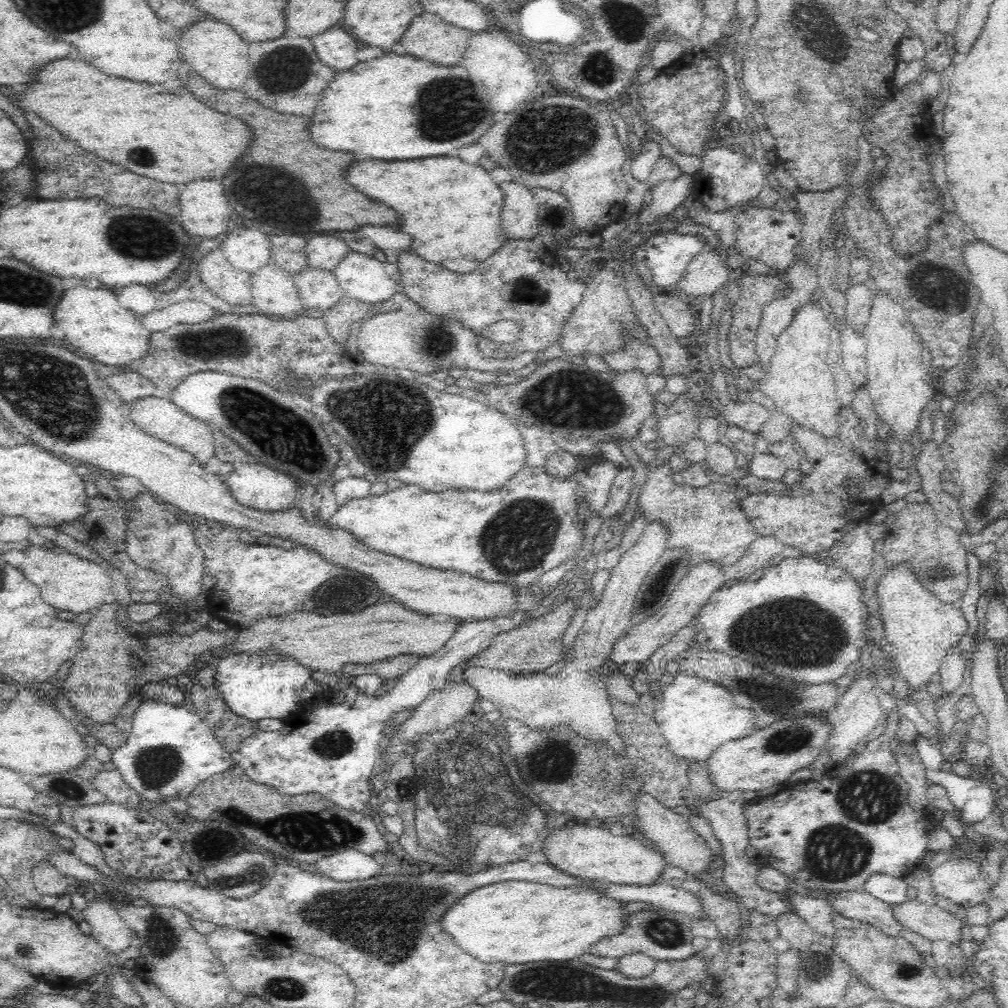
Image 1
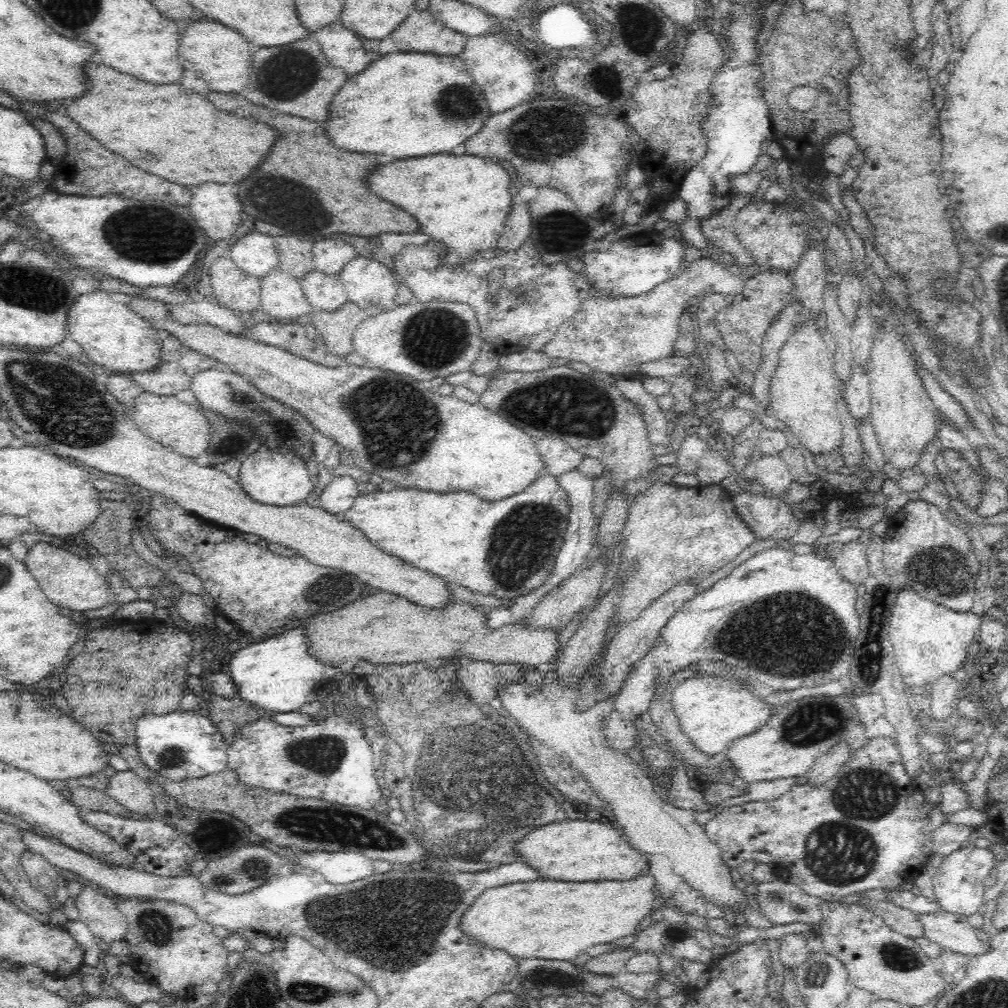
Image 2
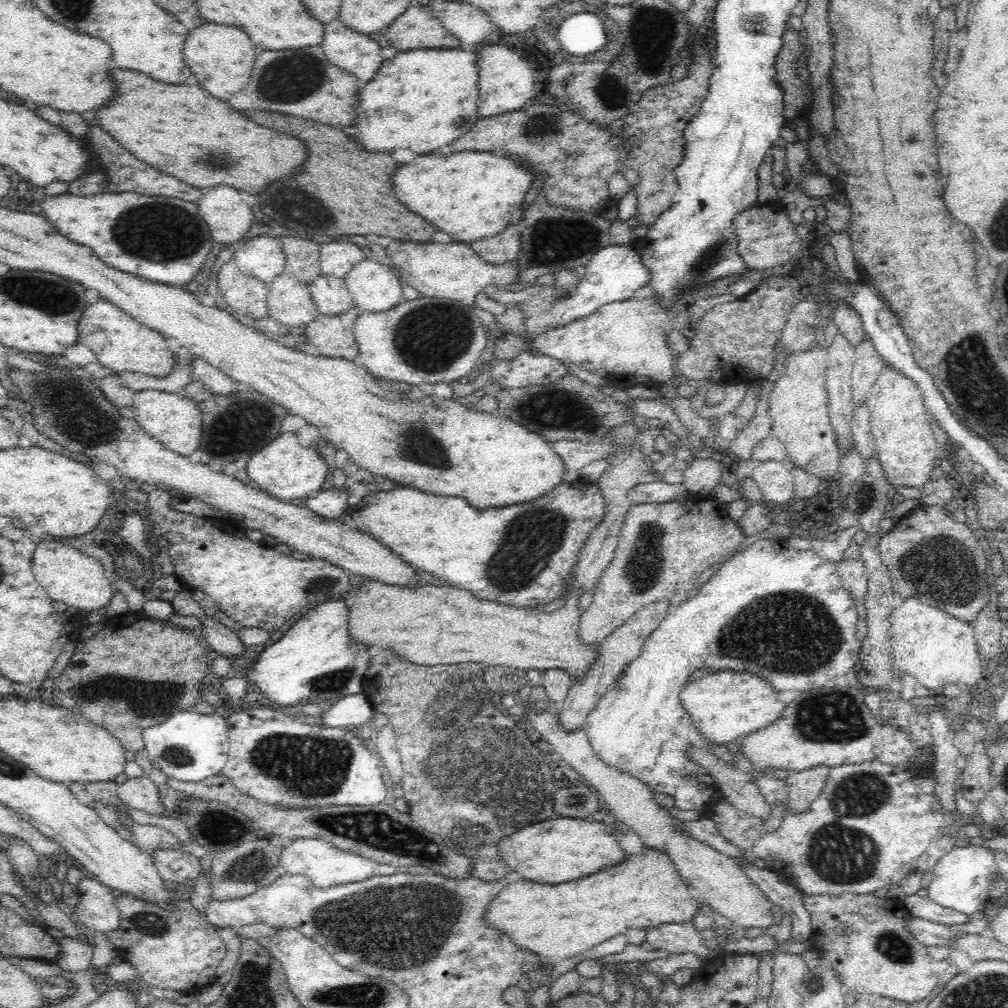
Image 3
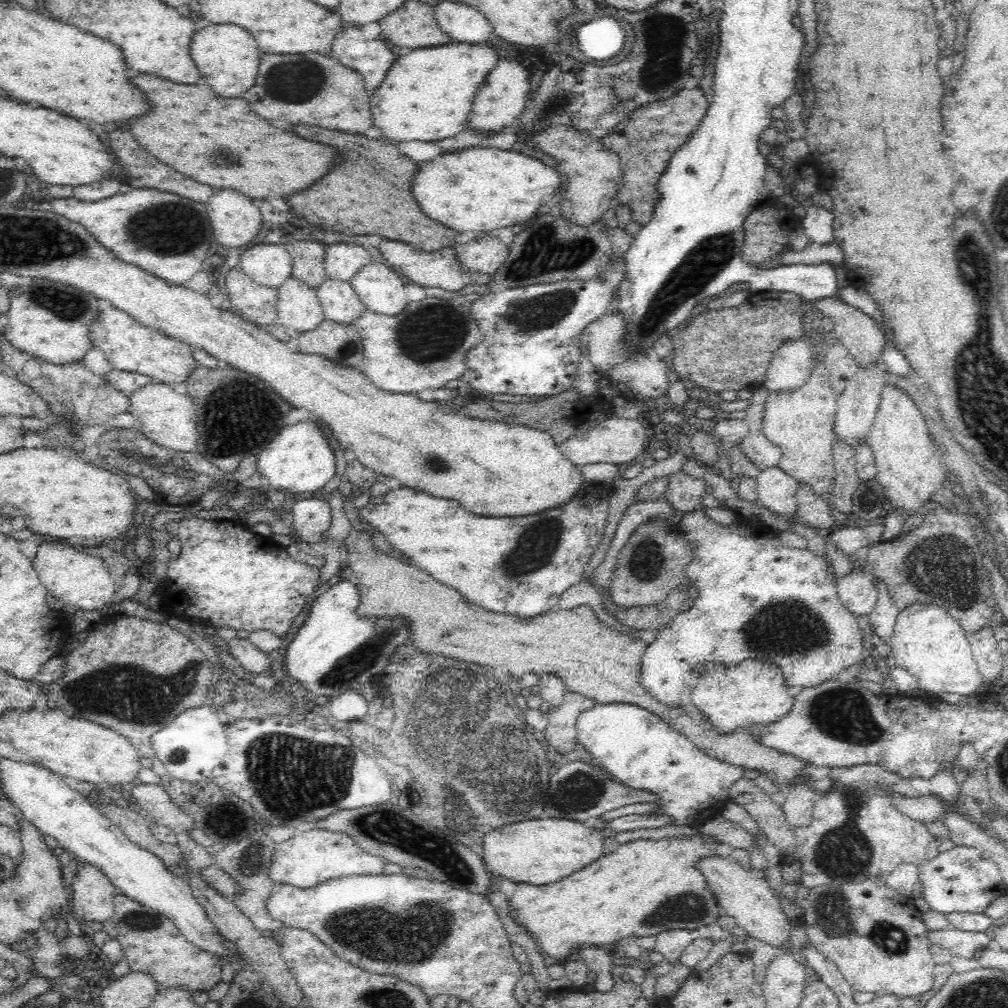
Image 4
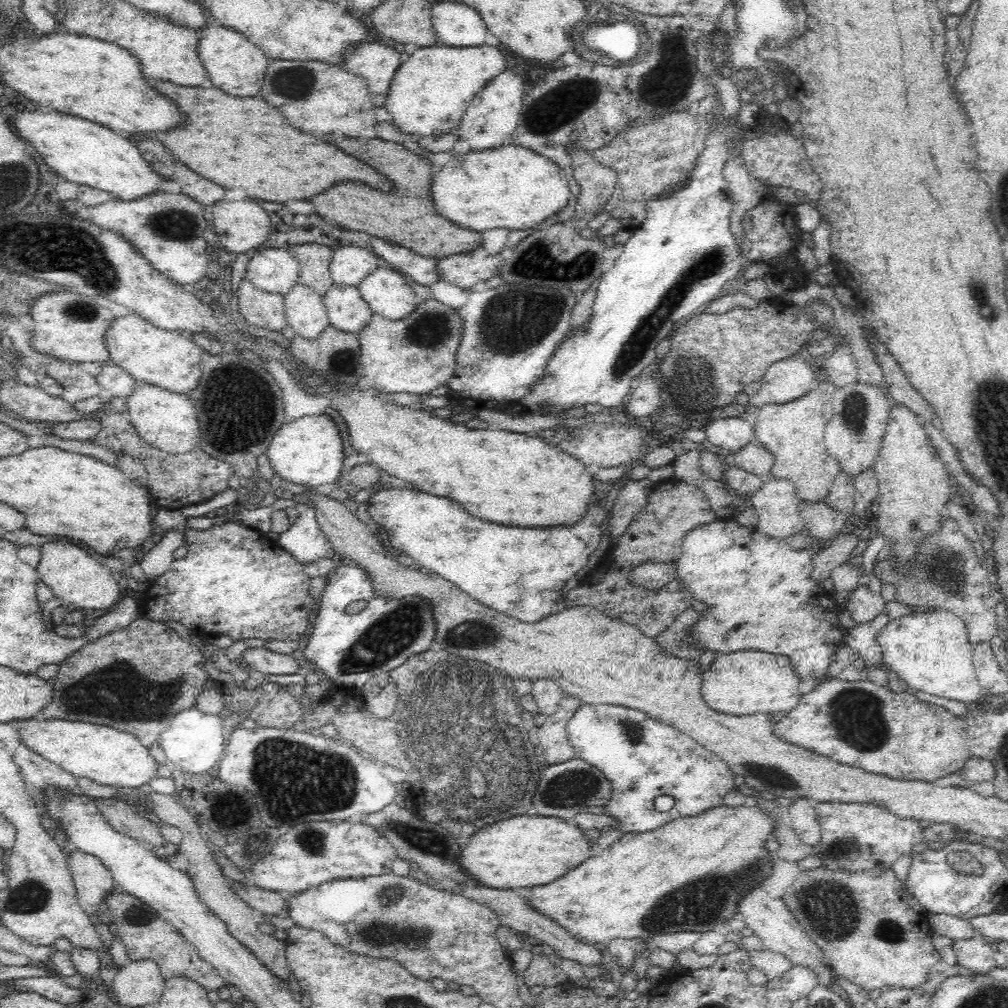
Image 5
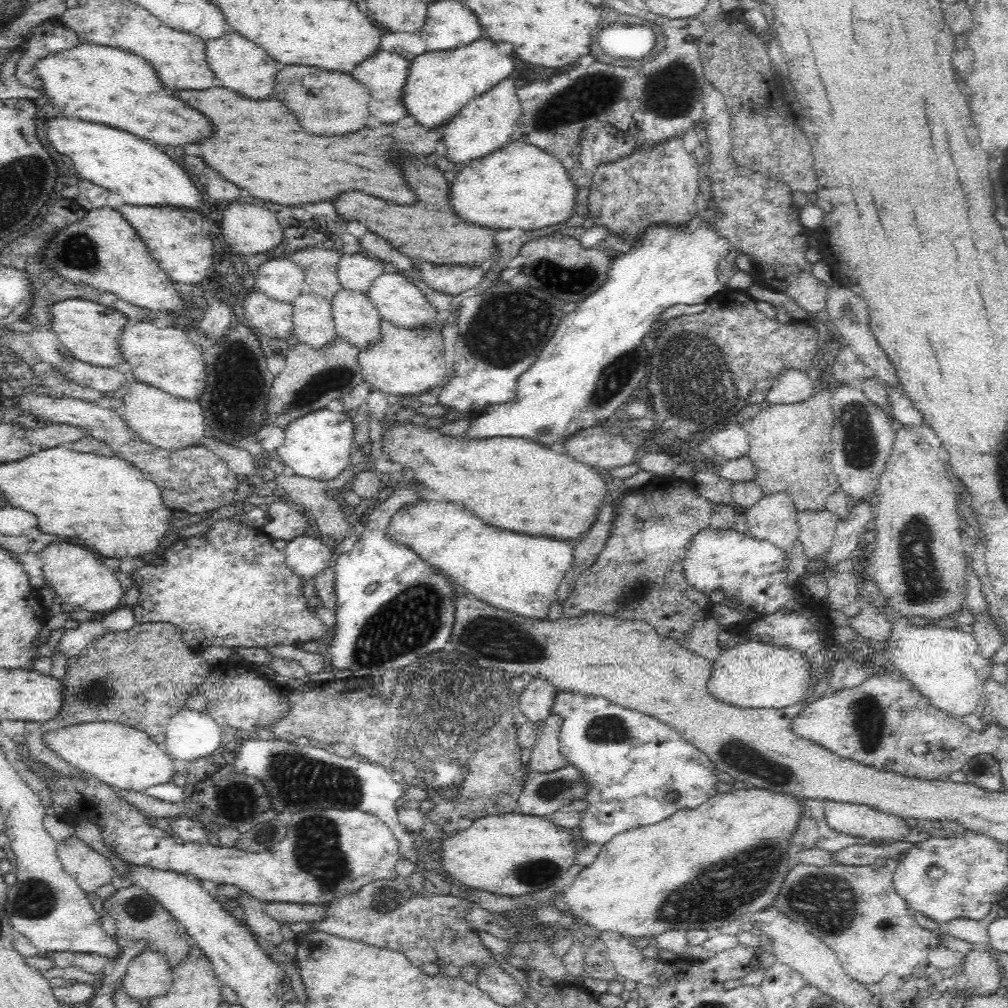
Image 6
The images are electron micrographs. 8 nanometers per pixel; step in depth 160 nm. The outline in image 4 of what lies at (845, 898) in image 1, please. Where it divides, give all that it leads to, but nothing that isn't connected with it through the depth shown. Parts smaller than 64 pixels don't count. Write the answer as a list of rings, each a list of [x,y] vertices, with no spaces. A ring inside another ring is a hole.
[[[947,927],[940,931],[926,932],[926,939],[932,944],[949,950],[951,956],[964,956],[974,958],[976,952],[988,946],[991,934],[986,932],[966,932],[956,928]]]

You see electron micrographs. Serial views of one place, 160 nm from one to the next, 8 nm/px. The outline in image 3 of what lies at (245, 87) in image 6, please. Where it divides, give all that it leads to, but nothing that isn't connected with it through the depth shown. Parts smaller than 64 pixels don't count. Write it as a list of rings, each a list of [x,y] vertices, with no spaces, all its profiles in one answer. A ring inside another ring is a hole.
[[[202,24],[188,34],[182,50],[182,58],[206,92],[210,92],[216,98],[230,100],[248,84],[256,50],[250,38],[234,26]]]

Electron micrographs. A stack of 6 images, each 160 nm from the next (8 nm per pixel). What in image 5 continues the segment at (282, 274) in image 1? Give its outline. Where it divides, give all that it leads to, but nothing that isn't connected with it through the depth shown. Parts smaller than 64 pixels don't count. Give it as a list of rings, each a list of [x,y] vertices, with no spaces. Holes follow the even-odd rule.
[[[294,284],[284,298],[284,316],[296,335],[314,340],[329,325],[323,298],[306,285]]]

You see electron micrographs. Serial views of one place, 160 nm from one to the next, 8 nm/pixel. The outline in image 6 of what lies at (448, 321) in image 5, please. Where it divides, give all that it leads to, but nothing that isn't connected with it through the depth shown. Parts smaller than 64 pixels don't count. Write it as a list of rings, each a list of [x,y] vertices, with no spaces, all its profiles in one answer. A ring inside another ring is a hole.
[[[380,320],[380,338],[359,352],[363,380],[374,388],[391,395],[410,395],[443,384],[448,378],[444,361],[442,326],[400,328],[387,320]]]

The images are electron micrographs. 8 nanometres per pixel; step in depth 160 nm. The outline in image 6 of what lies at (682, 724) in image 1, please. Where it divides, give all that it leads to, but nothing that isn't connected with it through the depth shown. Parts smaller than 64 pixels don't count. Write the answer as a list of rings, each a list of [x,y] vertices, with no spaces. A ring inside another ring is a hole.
[[[745,641],[731,650],[722,651],[713,661],[706,690],[721,704],[743,710],[784,709],[809,695],[812,673],[811,665],[797,650]]]

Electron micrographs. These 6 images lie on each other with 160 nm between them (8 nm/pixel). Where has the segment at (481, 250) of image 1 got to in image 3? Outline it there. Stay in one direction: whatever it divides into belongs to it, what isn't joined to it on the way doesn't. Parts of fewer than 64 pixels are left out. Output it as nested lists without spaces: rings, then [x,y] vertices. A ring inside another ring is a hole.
[[[464,151],[436,156],[418,156],[410,164],[398,168],[392,176],[396,198],[412,212],[432,222],[438,230],[450,234],[458,243],[473,243],[488,237],[498,236],[510,224],[510,214],[522,206],[524,194],[530,190],[534,176],[508,158],[496,158],[488,152]]]

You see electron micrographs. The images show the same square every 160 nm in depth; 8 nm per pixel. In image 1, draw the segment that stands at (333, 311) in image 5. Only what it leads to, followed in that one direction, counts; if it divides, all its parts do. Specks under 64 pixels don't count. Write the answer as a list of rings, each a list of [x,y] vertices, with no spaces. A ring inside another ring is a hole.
[[[306,266],[293,275],[293,281],[305,310],[320,309],[326,312],[346,296],[329,270]]]

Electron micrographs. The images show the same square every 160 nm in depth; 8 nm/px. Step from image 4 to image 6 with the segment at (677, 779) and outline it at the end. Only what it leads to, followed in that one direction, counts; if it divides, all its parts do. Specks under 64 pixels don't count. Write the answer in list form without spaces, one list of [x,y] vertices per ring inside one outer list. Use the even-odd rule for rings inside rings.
[[[558,692],[552,713],[563,719],[559,734],[562,756],[584,773],[586,783],[590,785],[585,794],[589,807],[581,812],[579,824],[580,834],[588,843],[604,845],[616,834],[658,824],[677,810],[695,809],[719,793],[716,787],[720,781],[714,774],[716,766],[708,756],[684,740],[671,726],[650,715],[623,708],[606,698],[571,692]],[[674,791],[676,797],[671,801],[667,795]]]

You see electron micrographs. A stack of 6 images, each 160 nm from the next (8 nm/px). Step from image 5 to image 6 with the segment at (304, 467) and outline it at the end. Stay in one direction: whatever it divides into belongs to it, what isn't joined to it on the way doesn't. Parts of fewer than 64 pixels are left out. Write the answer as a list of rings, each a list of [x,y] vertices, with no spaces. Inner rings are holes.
[[[324,407],[290,422],[284,428],[284,443],[275,450],[278,453],[279,460],[283,462],[284,466],[292,468],[294,475],[317,480],[325,485],[327,481],[334,480],[334,478],[340,476],[342,471],[350,465],[353,434],[352,420],[350,420],[350,417],[344,411],[334,412]]]

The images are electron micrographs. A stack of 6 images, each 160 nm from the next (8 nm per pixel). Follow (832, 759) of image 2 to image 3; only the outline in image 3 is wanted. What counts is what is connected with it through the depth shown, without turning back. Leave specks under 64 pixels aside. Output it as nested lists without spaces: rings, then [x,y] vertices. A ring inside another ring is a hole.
[[[820,764],[803,772],[790,774],[785,782],[788,785],[791,812],[804,812],[810,806],[810,802],[824,789],[830,770],[829,766]]]

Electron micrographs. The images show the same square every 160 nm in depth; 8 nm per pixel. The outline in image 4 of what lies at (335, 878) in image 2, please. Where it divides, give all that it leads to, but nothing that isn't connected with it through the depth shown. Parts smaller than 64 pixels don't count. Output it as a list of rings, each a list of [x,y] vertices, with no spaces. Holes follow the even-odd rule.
[[[308,830],[284,842],[276,843],[269,873],[280,885],[291,884],[307,889],[319,882],[352,875],[382,874],[384,859],[369,855],[356,846],[346,834],[334,834],[326,830]]]

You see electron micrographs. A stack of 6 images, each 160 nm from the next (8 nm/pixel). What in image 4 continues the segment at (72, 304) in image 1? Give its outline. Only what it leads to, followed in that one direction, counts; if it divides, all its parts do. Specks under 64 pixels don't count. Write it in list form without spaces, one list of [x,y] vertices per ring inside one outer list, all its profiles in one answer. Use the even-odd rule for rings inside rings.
[[[114,306],[98,312],[96,320],[88,326],[88,337],[92,346],[104,352],[112,368],[144,374],[151,381],[165,385],[168,382],[185,382],[192,374],[192,368],[197,367],[190,345],[140,324]]]

